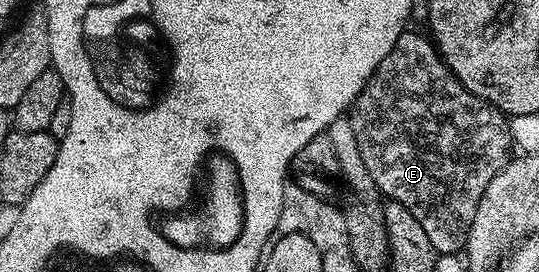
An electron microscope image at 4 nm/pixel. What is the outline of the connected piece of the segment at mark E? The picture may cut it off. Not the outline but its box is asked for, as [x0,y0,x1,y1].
[350,32,514,254]

